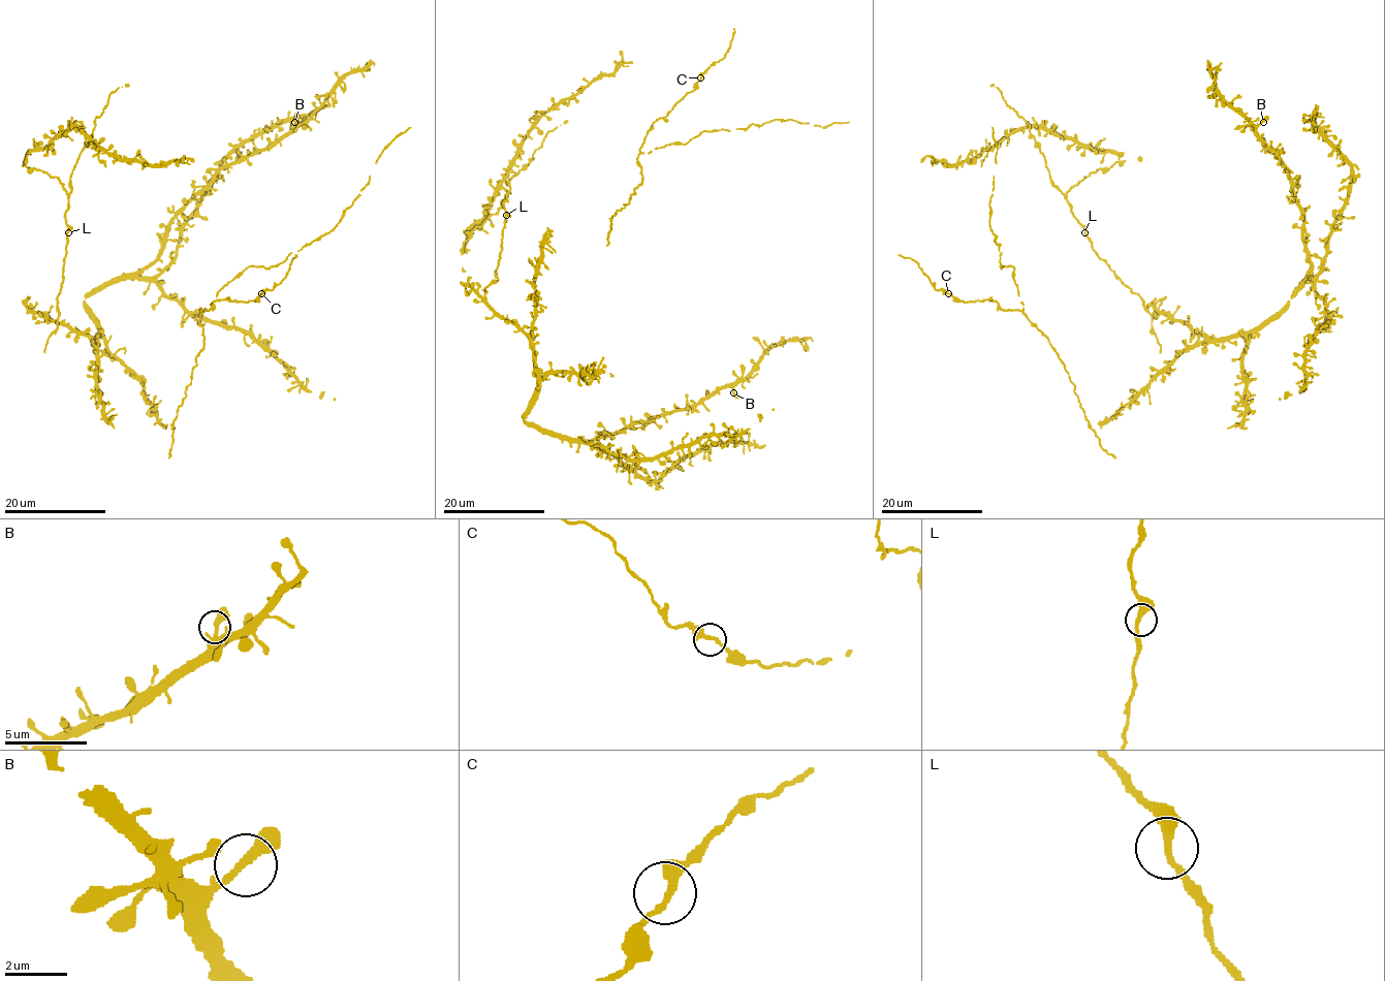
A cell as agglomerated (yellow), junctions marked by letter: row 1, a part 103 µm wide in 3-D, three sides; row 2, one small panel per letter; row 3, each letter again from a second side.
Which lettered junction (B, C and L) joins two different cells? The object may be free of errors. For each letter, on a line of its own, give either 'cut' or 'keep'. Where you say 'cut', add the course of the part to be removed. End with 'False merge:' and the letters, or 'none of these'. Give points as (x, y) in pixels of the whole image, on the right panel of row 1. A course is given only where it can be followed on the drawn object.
B: keep
C: keep
L: keep
False merge: none of these

